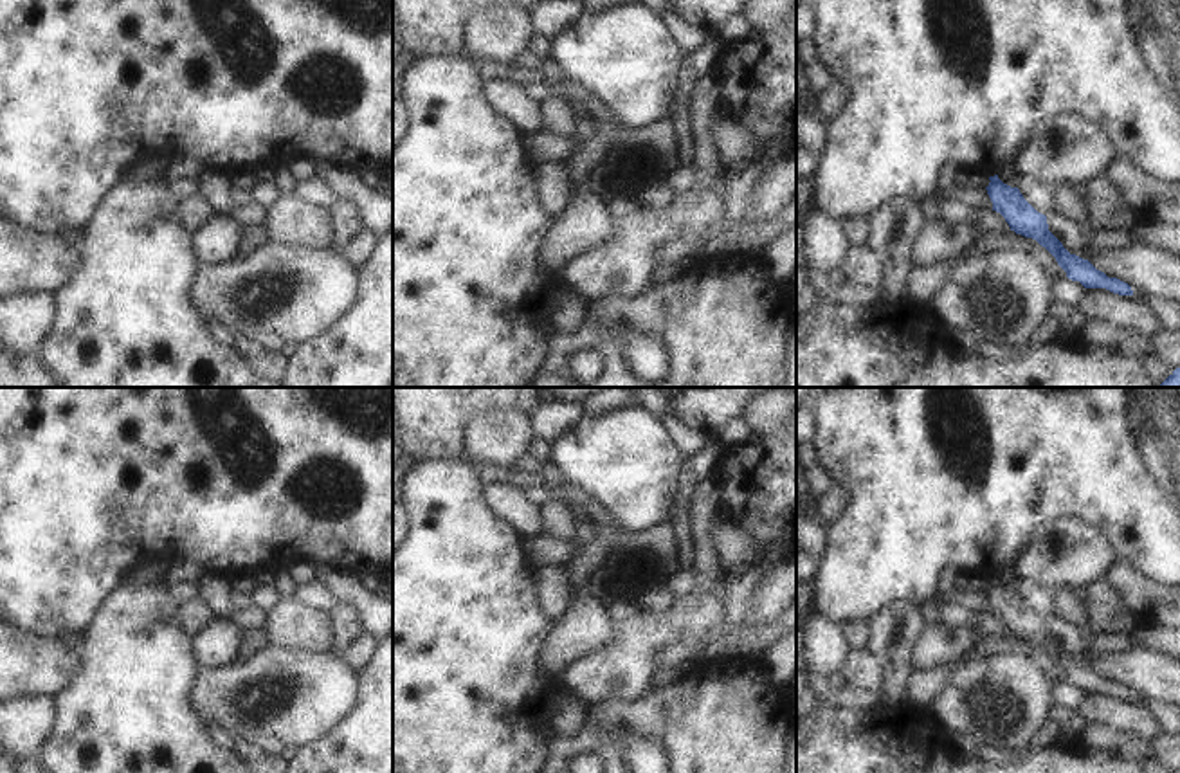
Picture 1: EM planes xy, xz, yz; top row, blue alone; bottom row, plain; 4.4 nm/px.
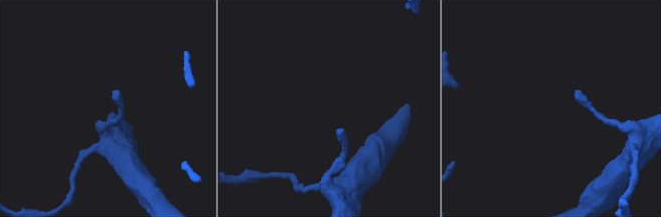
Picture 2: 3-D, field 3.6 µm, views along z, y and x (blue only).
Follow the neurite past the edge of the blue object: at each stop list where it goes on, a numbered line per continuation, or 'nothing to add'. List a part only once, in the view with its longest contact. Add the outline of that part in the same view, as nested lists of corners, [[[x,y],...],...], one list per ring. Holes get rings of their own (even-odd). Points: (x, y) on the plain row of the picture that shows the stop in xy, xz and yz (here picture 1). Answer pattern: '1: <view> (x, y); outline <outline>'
nothing to add

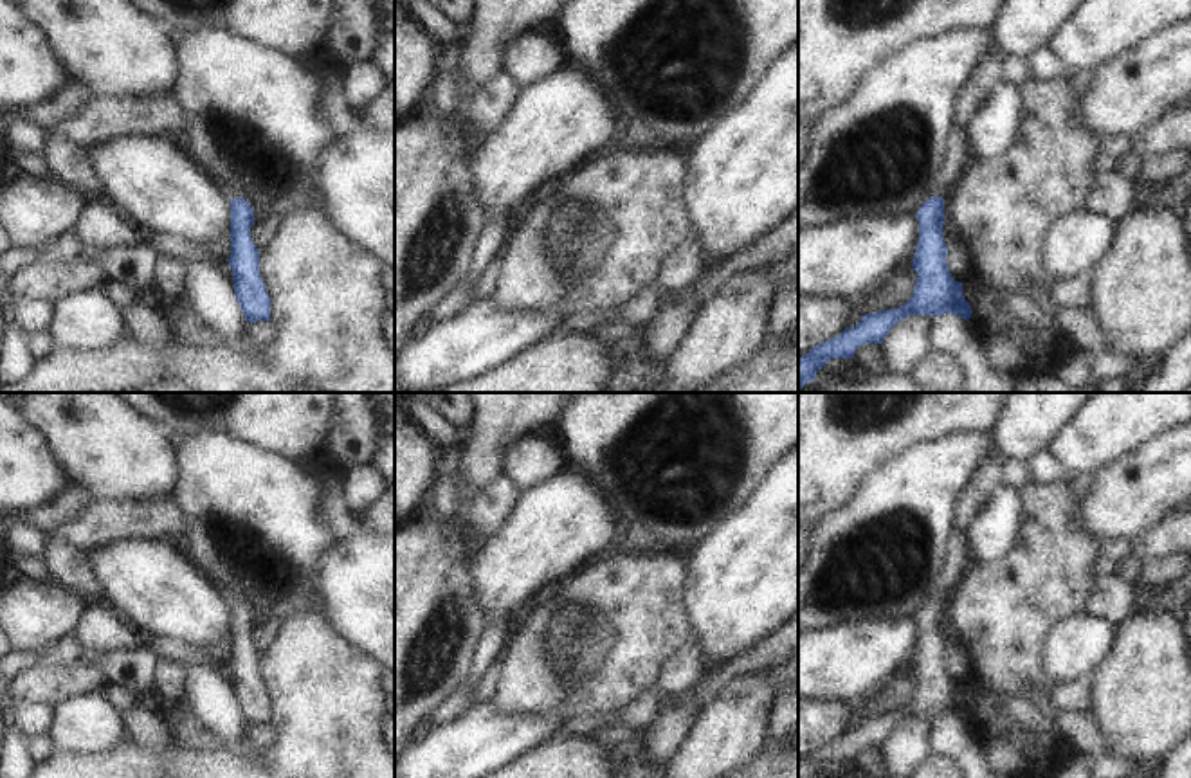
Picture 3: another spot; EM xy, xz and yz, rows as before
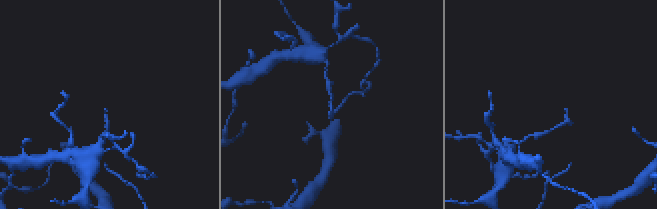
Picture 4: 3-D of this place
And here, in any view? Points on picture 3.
1: yz (957, 557); outline [[[955,526],[955,529],[948,538],[944,569],[937,578],[939,600],[942,602],[948,600],[948,591],[960,582],[962,573],[969,562],[971,556],[969,556],[969,547],[966,544],[966,535],[962,529]]]

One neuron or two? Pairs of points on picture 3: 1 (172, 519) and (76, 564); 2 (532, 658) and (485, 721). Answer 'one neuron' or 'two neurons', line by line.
1: two neurons
2: two neurons

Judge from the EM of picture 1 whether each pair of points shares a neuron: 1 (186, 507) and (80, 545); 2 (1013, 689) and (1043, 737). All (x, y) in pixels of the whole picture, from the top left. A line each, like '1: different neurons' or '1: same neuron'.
1: same neuron
2: different neurons

